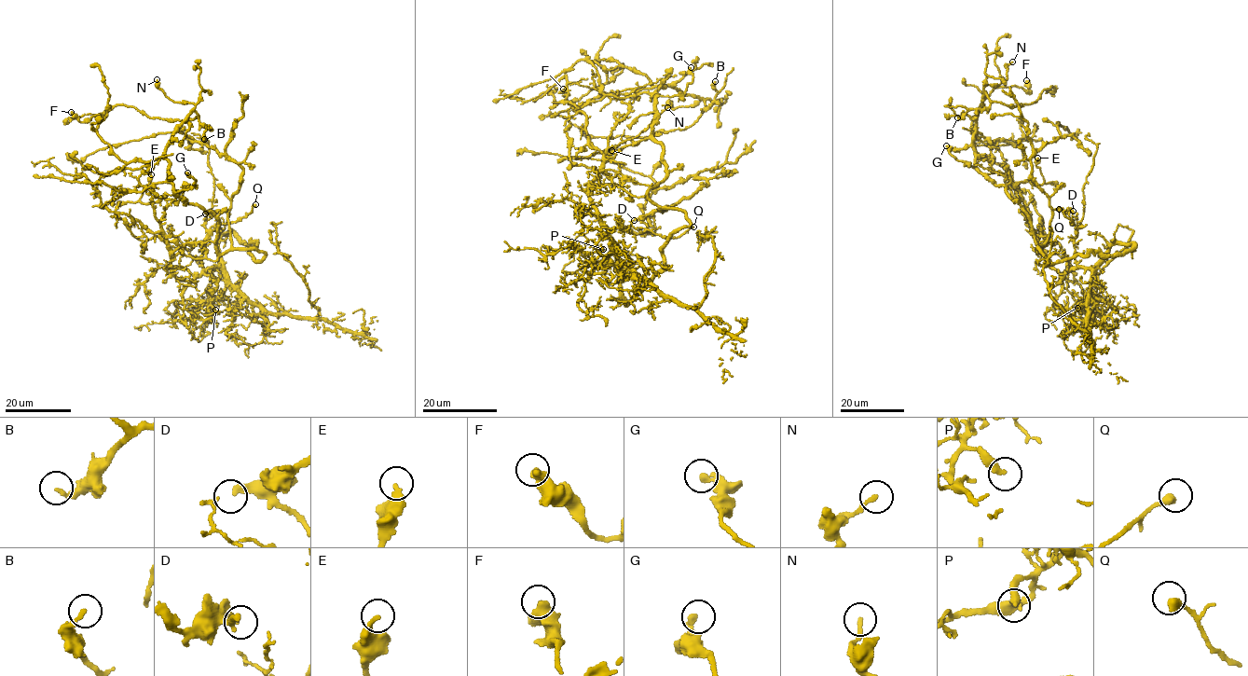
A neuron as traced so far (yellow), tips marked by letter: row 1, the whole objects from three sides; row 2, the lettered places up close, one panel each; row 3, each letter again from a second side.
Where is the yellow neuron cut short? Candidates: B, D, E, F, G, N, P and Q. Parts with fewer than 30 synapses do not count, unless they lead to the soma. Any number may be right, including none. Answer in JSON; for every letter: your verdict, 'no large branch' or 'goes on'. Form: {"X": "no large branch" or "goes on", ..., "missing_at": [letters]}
{"B": "no large branch", "D": "no large branch", "E": "no large branch", "F": "no large branch", "G": "no large branch", "N": "no large branch", "P": "no large branch", "Q": "no large branch", "missing_at": []}

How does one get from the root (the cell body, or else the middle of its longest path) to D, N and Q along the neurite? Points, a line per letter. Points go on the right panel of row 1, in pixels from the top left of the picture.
D: (1032, 231), (1040, 247), (1049, 234), (1051, 212), (1058, 209), (1063, 212), (1073, 211)
N: (1032, 231), (1015, 184), (996, 186), (981, 174), (972, 144), (983, 87), (1007, 79), (1012, 62)
Q: (1032, 231), (1052, 267), (1059, 272), (1072, 270), (1076, 266), (1074, 239), (1077, 228), (1059, 209)

